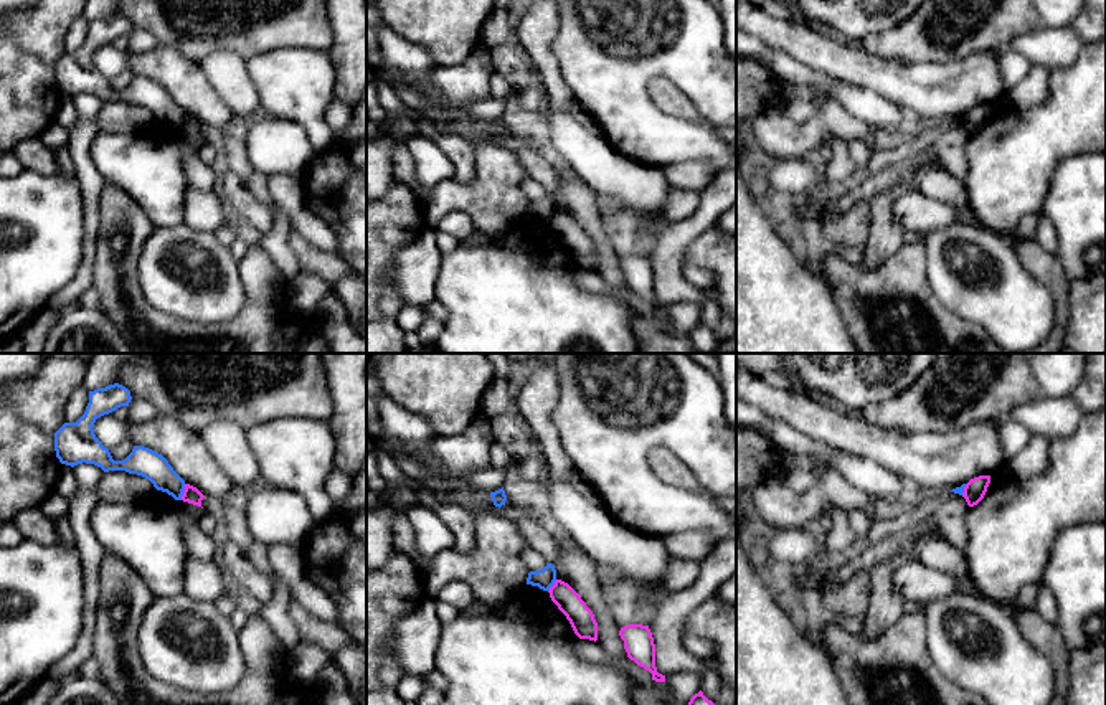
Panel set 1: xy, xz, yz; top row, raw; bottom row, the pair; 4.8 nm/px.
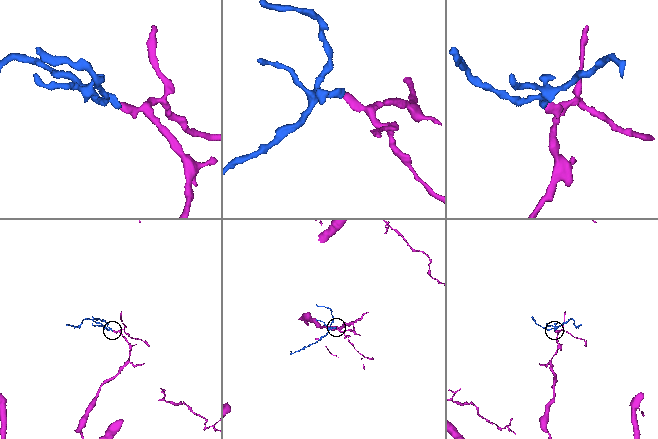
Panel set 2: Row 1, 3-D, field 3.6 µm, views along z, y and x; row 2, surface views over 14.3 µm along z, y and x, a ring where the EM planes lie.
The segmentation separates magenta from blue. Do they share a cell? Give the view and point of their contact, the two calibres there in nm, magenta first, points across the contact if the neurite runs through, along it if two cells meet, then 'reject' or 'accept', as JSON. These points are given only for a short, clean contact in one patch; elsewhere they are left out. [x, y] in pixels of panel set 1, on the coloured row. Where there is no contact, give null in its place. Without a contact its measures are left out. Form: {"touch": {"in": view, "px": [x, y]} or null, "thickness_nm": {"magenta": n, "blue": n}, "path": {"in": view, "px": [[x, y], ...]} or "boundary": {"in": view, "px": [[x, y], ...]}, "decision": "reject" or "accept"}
{"touch": {"in": "xy", "px": [184, 492]}, "thickness_nm": {"magenta": 80, "blue": 140}, "boundary": {"in": "xy", "px": [[185, 484], [180, 499]]}, "decision": "reject"}

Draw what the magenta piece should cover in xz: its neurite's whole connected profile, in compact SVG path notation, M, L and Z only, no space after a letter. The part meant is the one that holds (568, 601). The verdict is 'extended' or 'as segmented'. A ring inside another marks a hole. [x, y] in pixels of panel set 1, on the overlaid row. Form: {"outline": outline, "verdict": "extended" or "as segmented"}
{"outline": "M556 580L550 588L550 598L570 621L579 639L598 641L598 622L581 596L565 581Z", "verdict": "as segmented"}

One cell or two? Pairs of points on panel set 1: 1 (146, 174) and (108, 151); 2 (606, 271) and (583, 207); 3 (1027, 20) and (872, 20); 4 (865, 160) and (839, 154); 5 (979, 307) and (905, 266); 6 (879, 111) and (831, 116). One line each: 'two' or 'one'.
1: one
2: one
3: two
4: two
5: two
6: two

